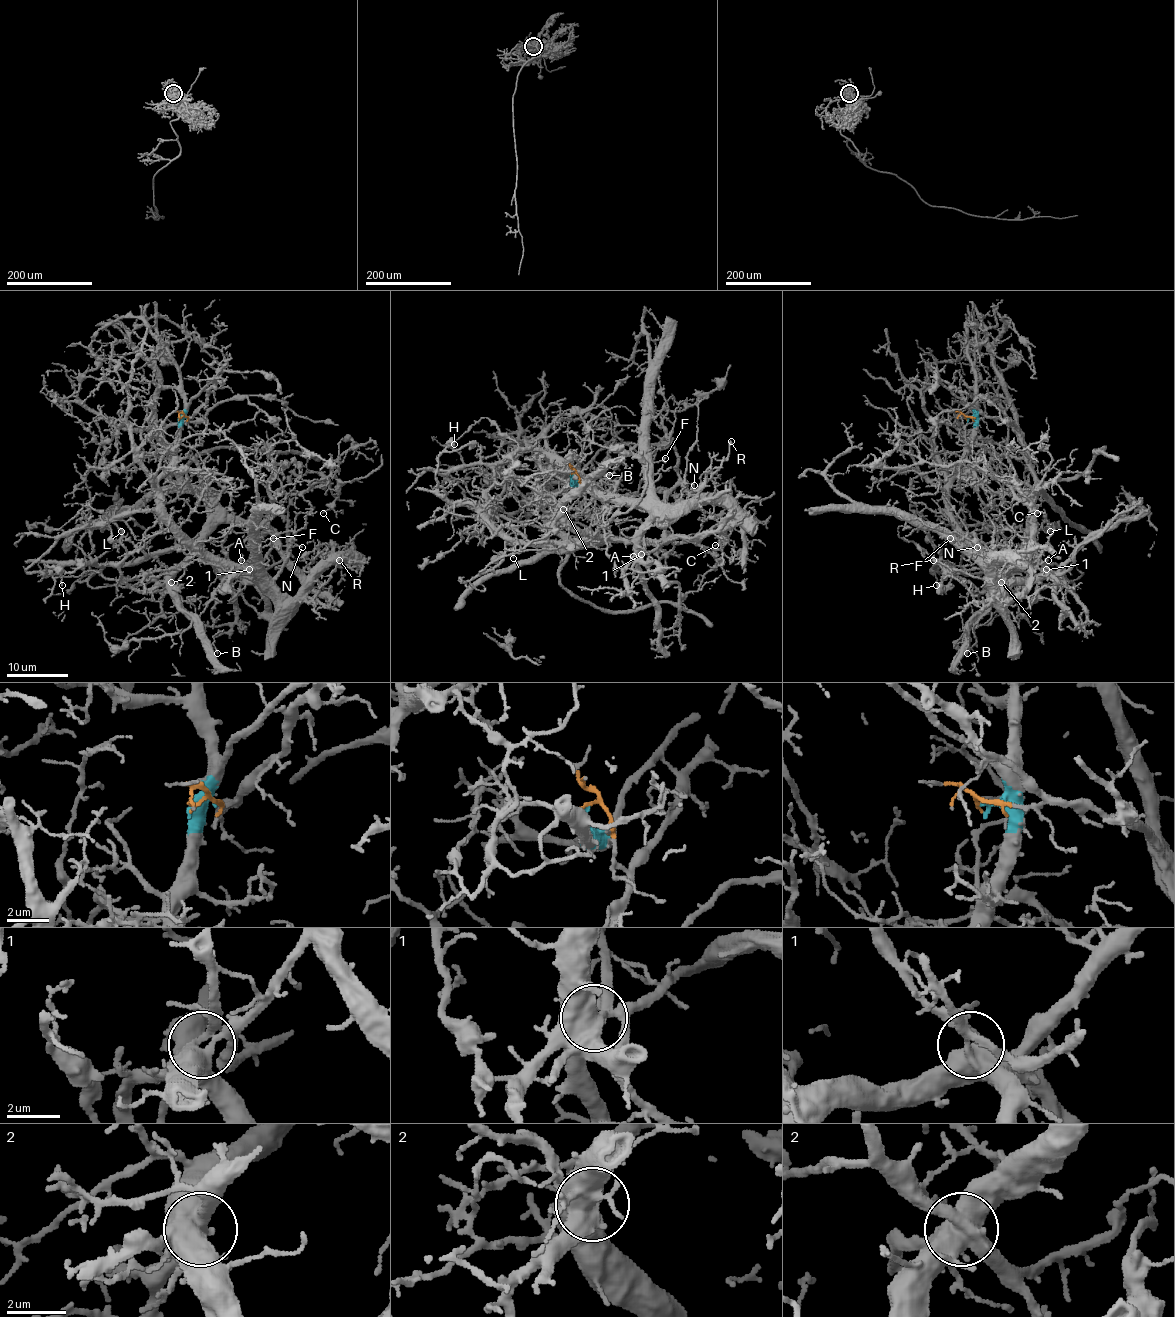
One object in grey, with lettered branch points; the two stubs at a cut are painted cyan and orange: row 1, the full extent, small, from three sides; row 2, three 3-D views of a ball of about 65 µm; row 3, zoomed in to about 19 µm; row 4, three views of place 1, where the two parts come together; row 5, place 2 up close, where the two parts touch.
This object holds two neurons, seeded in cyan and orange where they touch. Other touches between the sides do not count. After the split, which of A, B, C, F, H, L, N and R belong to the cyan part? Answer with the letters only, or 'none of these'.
A, F, N, R

